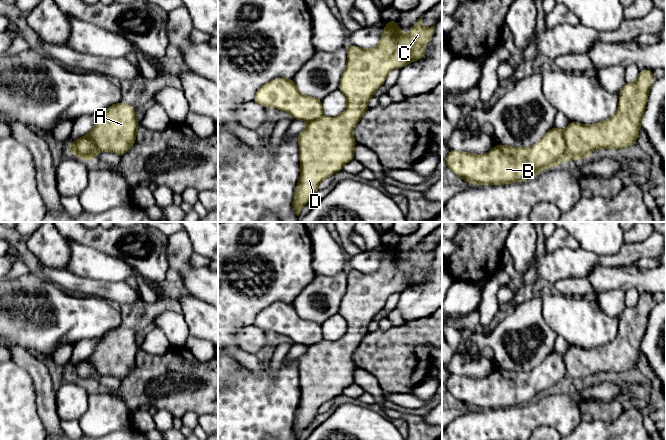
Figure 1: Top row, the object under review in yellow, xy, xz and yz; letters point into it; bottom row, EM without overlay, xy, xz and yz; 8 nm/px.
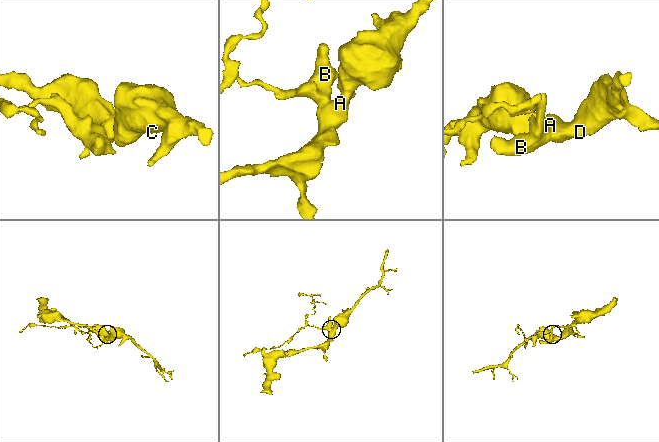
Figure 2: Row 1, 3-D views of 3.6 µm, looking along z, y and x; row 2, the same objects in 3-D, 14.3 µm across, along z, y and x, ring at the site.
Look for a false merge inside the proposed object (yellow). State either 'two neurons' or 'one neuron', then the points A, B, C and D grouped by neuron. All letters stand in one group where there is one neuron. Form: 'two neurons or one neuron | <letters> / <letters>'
two neurons | A C D / B

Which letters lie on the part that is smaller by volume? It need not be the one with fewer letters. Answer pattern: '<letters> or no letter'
B

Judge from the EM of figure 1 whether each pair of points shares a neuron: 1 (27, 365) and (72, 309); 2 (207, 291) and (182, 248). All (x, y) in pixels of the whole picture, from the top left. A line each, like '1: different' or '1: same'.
1: different
2: same

